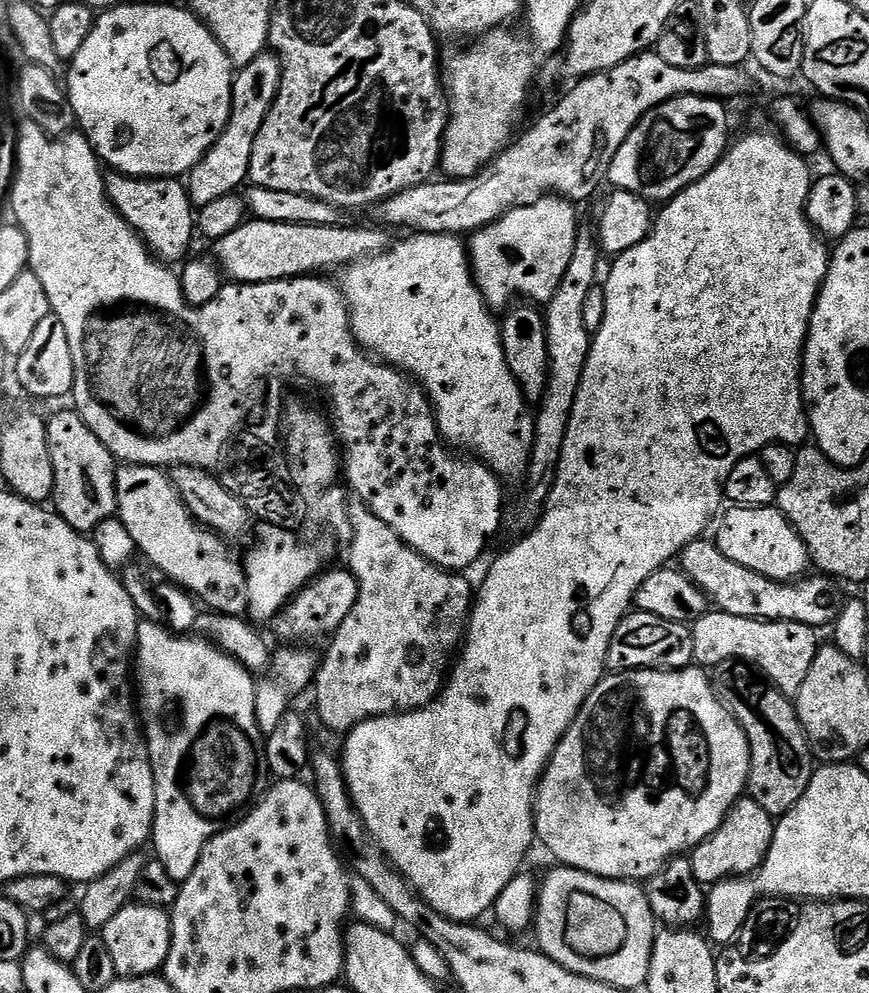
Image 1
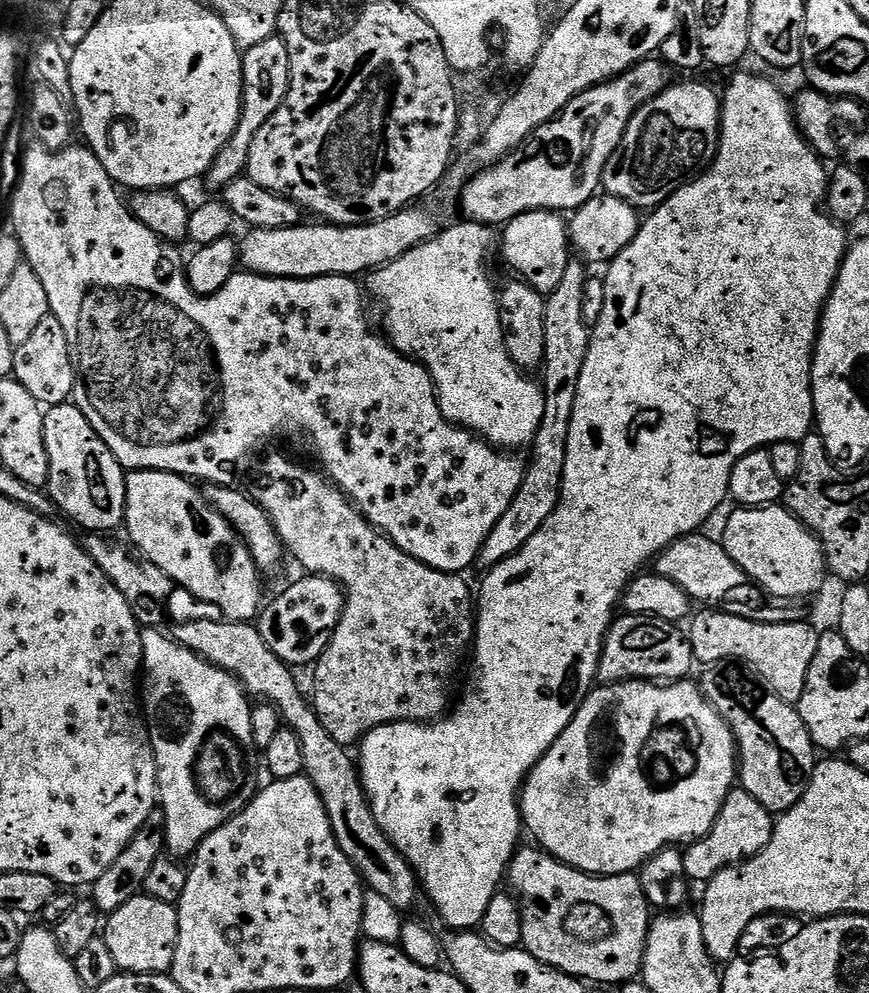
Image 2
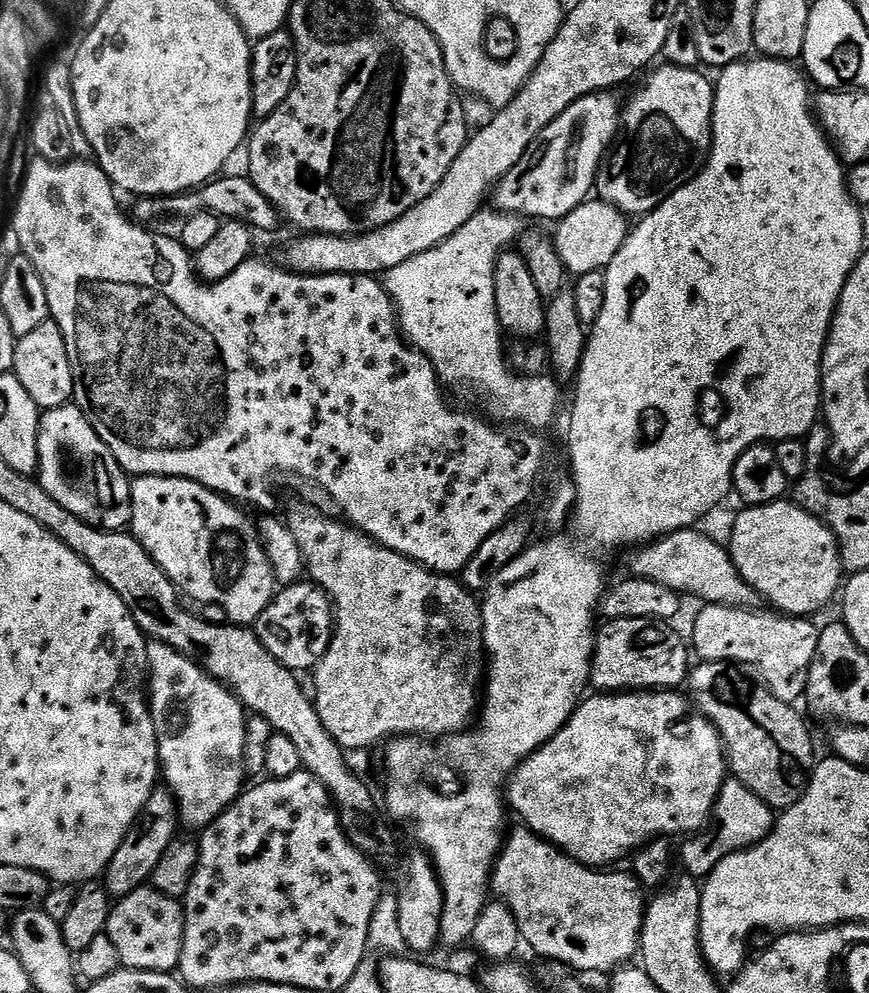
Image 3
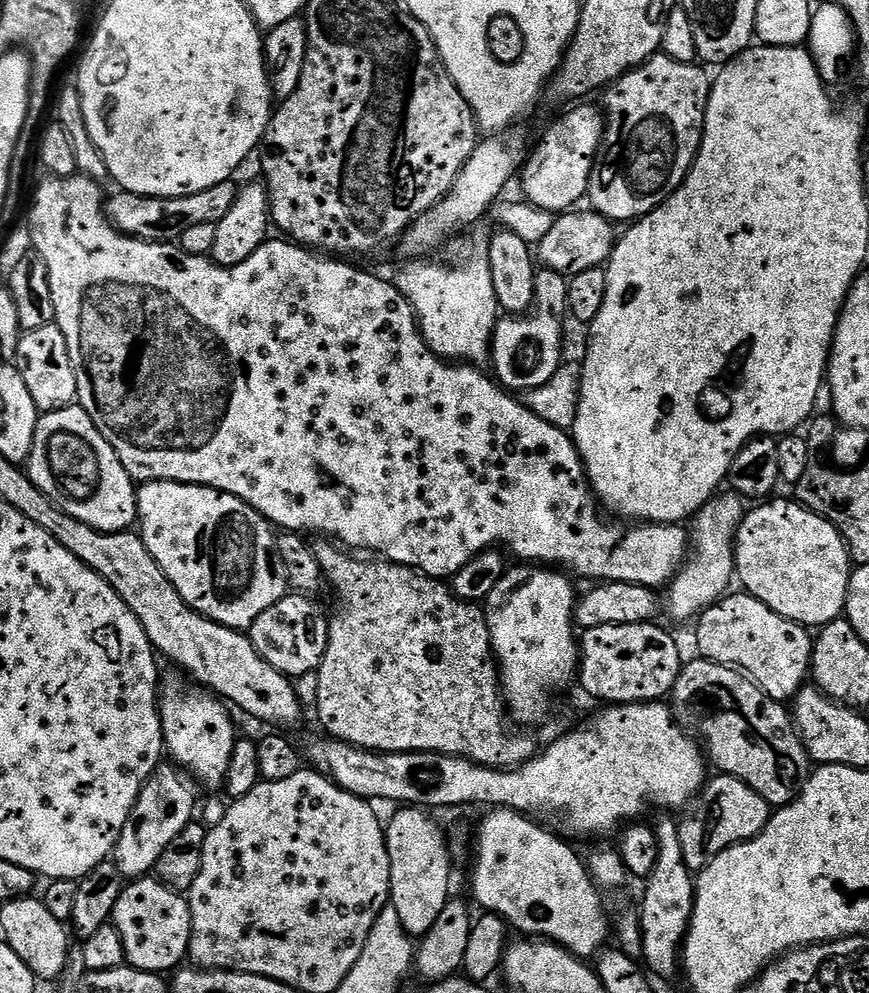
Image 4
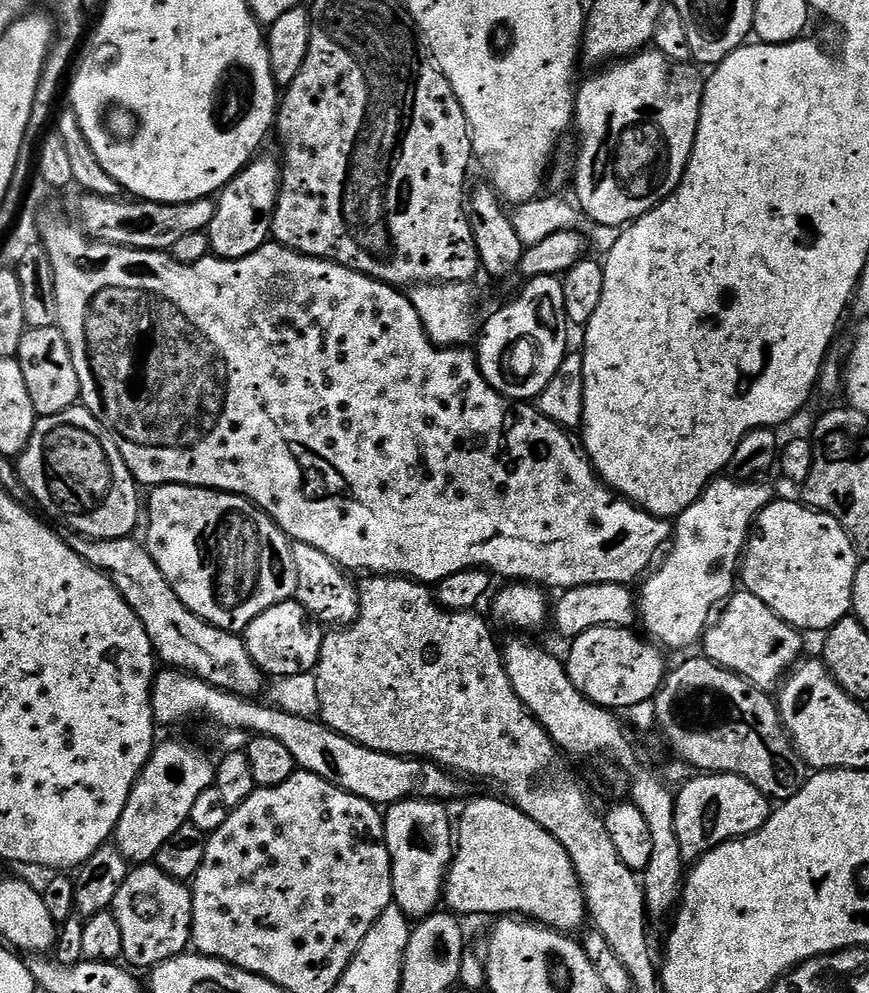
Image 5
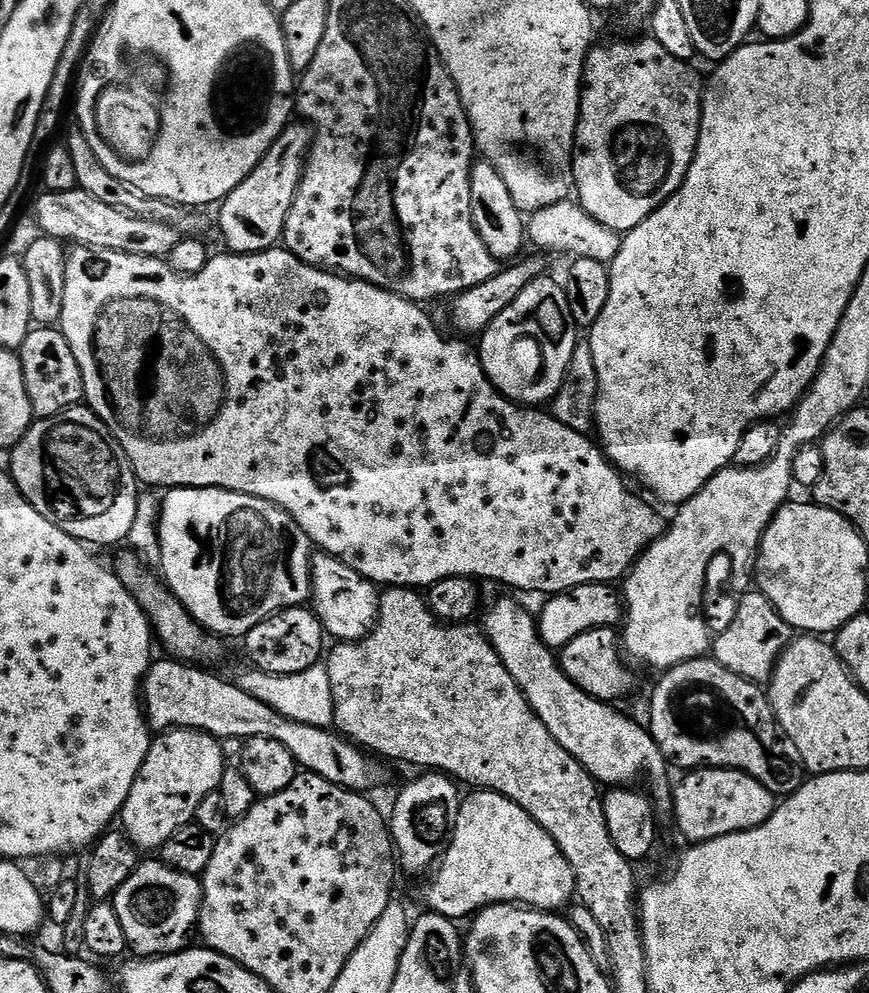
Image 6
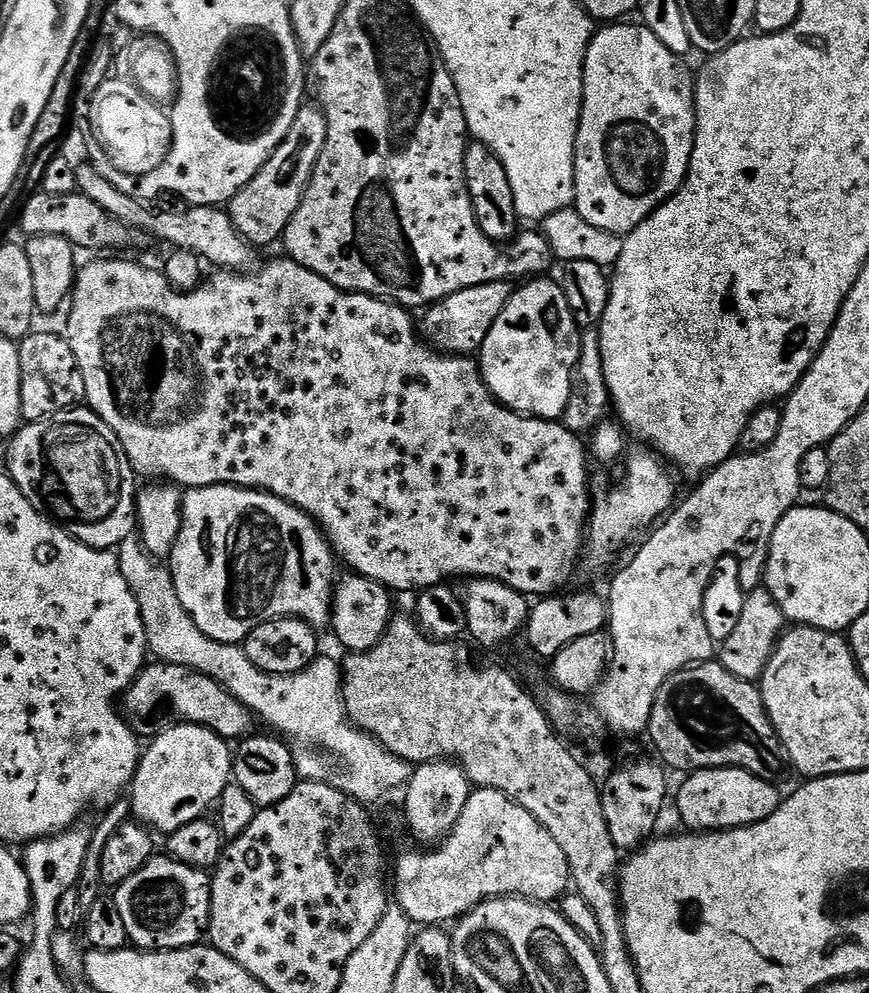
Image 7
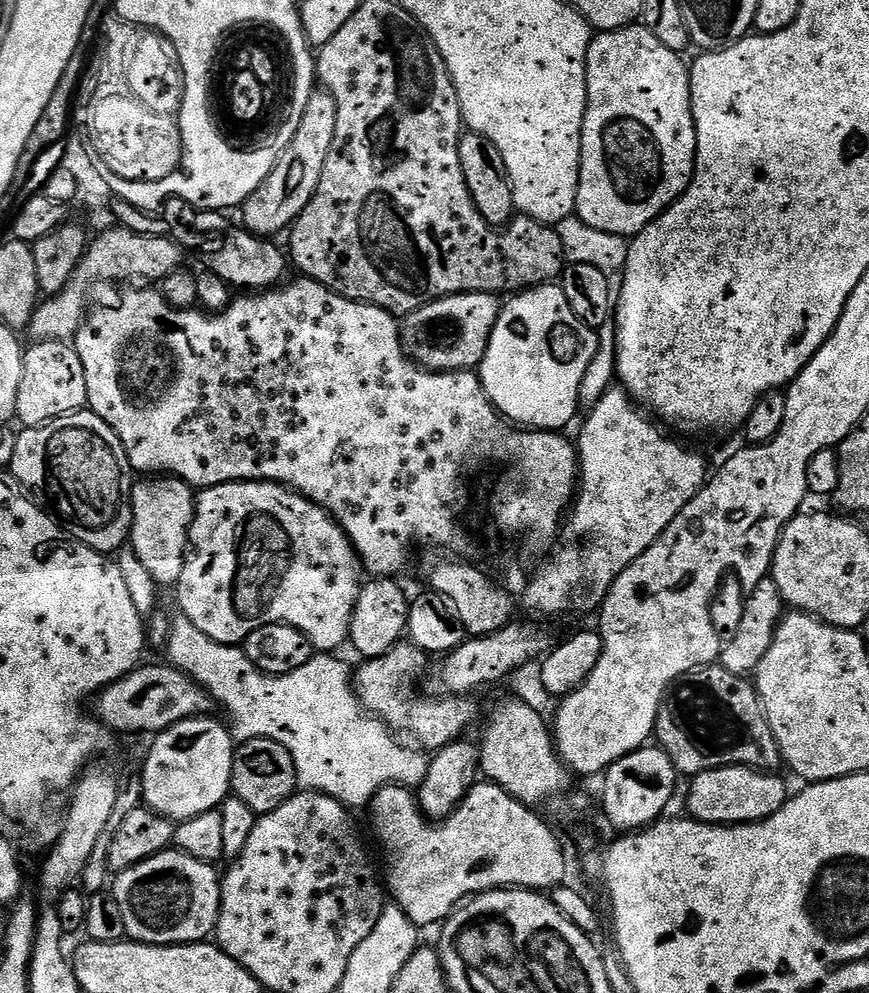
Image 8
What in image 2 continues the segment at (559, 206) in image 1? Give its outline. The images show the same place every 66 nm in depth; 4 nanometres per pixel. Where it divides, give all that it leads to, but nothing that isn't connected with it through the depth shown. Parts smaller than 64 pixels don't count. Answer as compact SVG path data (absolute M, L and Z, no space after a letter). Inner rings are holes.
M527 212L503 225L502 232L504 245L501 248L499 245L498 252L516 271L513 273L534 286L534 290L545 294L552 292L554 286L558 286L570 259L570 237L565 217L554 212Z

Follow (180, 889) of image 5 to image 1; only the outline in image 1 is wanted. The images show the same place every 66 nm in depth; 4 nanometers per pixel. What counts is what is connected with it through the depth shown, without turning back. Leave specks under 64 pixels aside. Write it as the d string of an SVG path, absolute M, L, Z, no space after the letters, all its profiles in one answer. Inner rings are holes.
M129 902L125 908L118 910L118 914L114 914L114 918L110 918L110 922L106 922L102 935L106 950L110 950L117 977L154 976L163 969L166 954L170 954L172 918L163 908Z

